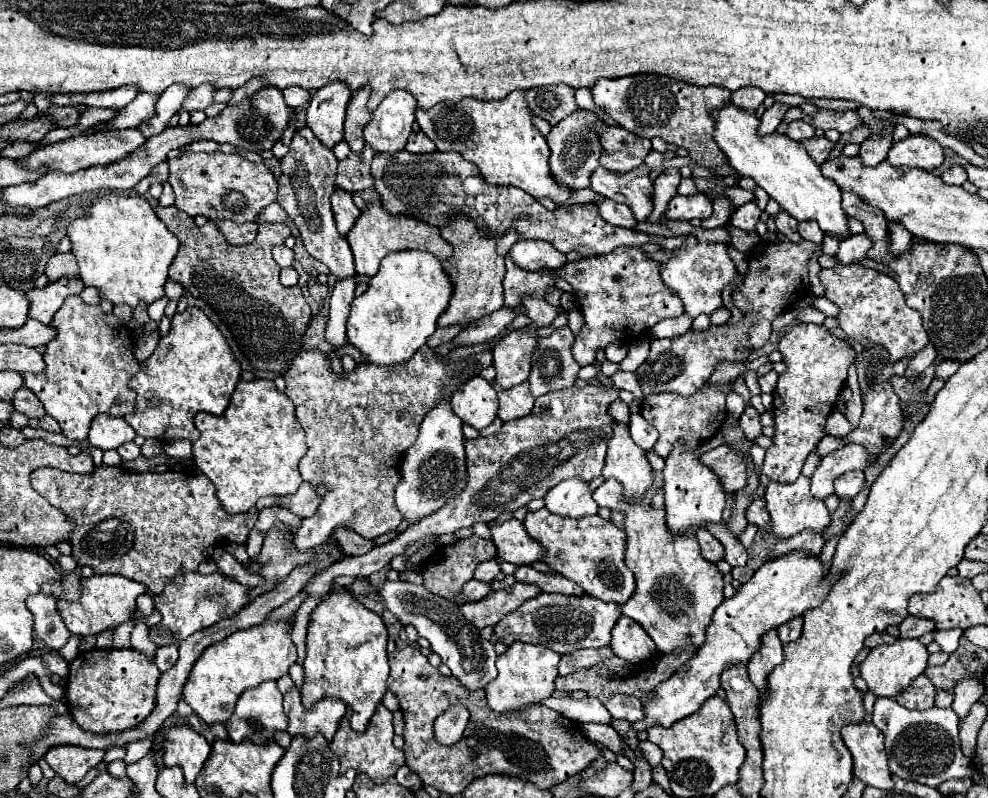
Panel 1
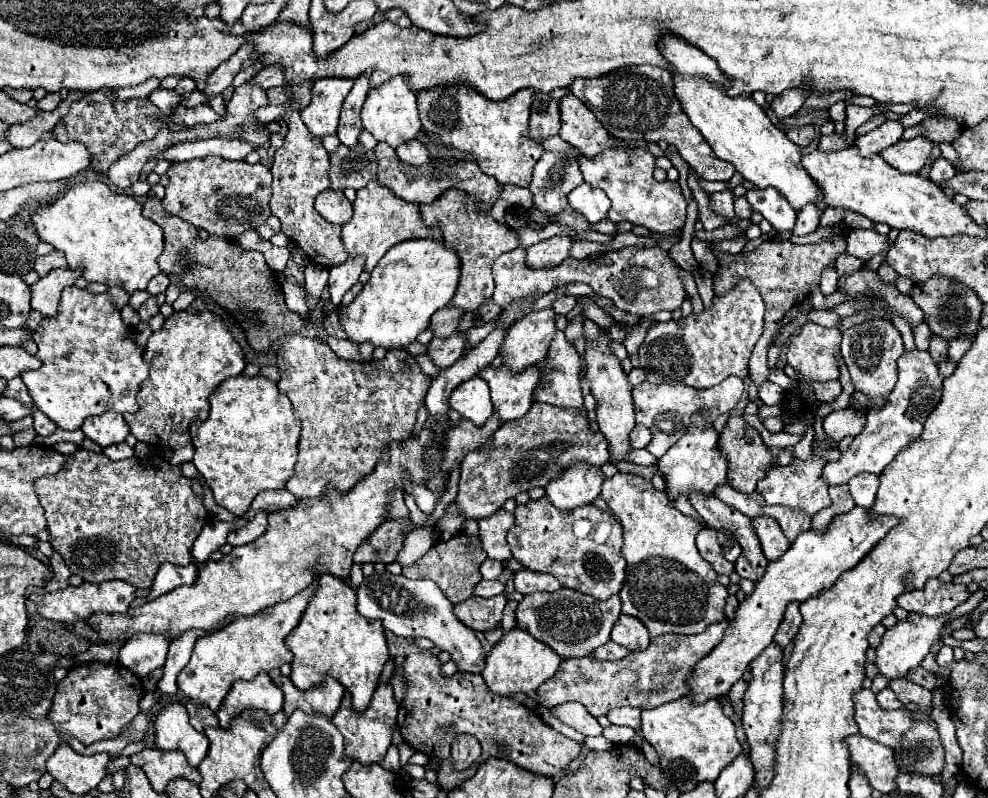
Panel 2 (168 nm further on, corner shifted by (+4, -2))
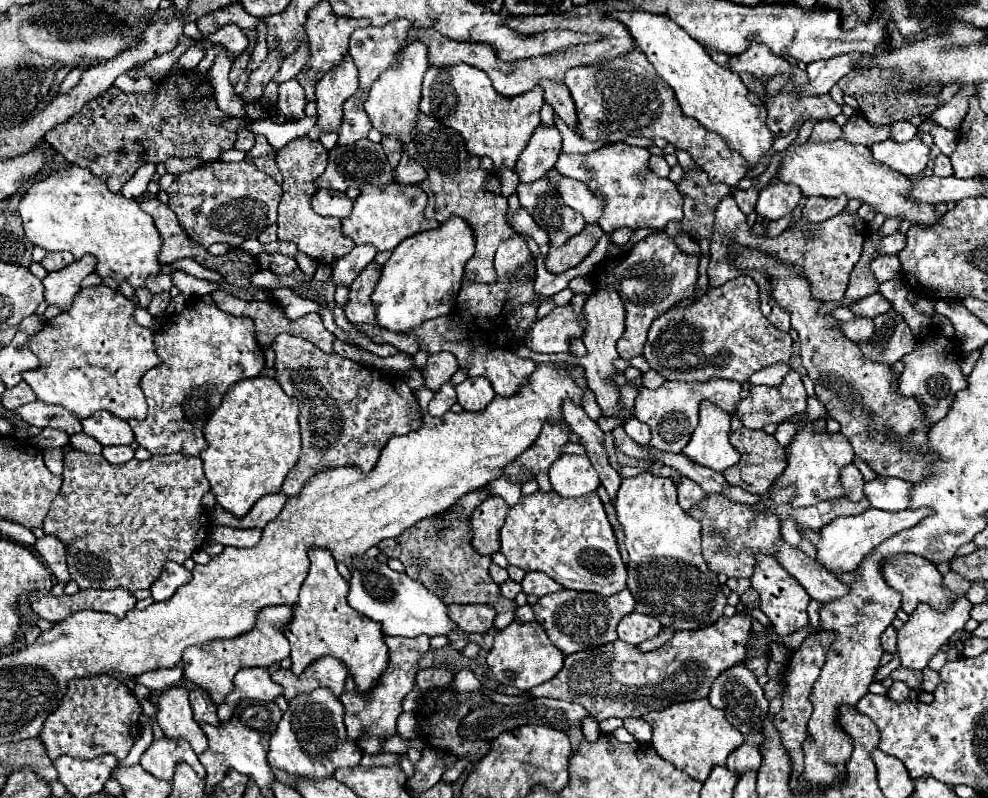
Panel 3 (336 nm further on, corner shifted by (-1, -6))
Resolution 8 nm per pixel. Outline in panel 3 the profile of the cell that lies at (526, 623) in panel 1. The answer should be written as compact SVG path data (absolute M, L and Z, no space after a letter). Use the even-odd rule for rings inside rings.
M562 589L562 591L540 597L538 603L532 605L532 609L534 609L536 621L544 627L550 641L564 655L572 655L578 651L586 651L586 649L616 641L618 639L616 627L624 615L634 611L634 605L636 605L634 597L630 595L628 589L620 591L614 597L602 597L598 593L578 593L578 591Z

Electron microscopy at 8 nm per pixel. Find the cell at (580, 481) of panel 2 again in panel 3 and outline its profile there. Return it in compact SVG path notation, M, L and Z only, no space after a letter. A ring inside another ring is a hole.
M562 455L550 467L548 477L554 491L570 499L590 495L602 485L590 459L584 455Z

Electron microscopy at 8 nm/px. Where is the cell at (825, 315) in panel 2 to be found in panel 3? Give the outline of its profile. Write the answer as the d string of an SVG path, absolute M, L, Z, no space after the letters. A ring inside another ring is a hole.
M856 317L854 321L840 323L840 331L842 331L850 341L866 341L866 339L870 339L872 333L874 333L874 323L872 323L872 319Z

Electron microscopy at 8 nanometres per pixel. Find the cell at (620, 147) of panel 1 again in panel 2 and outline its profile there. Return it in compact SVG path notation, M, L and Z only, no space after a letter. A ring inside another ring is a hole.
M565 95L559 103L561 109L561 139L565 139L569 145L577 147L585 157L593 157L597 153L601 153L605 147L621 147L621 149L629 149L625 147L621 141L613 139L605 127L601 127L601 123L597 123L597 119L593 119L593 113L575 97L575 95Z

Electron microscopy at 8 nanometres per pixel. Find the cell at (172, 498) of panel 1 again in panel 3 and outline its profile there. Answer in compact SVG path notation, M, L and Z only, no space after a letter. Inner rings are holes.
M82 451L64 453L64 481L44 519L44 533L60 539L66 545L66 559L72 579L80 589L116 589L124 587L130 593L150 589L158 579L166 561L184 563L196 549L204 545L210 520L200 505L208 487L202 459L180 453L152 455L148 461L130 459L124 465L112 465L102 455Z

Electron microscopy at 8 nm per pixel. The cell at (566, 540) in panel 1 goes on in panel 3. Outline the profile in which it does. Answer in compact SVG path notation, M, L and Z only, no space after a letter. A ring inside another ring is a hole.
M538 491L534 495L520 497L520 501L514 507L510 507L506 523L500 533L502 533L502 553L514 567L520 567L524 571L542 571L554 581L558 581L564 589L574 589L574 591L616 595L622 589L626 589L626 577L628 577L626 565L618 551L614 529L596 493L586 495L582 499L562 499L556 491L550 493Z

